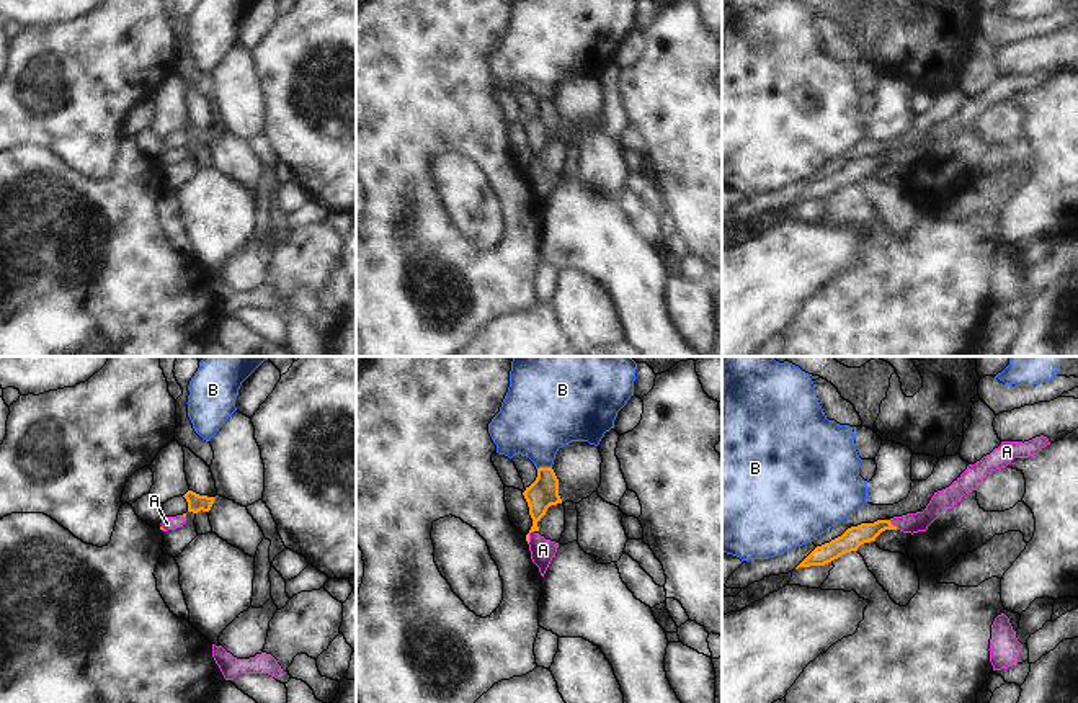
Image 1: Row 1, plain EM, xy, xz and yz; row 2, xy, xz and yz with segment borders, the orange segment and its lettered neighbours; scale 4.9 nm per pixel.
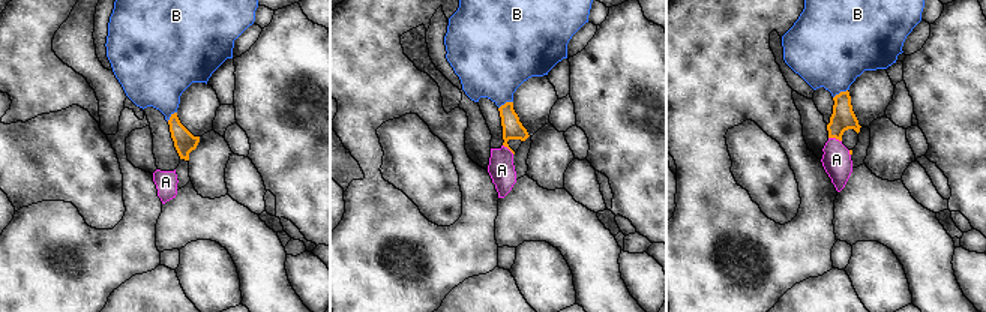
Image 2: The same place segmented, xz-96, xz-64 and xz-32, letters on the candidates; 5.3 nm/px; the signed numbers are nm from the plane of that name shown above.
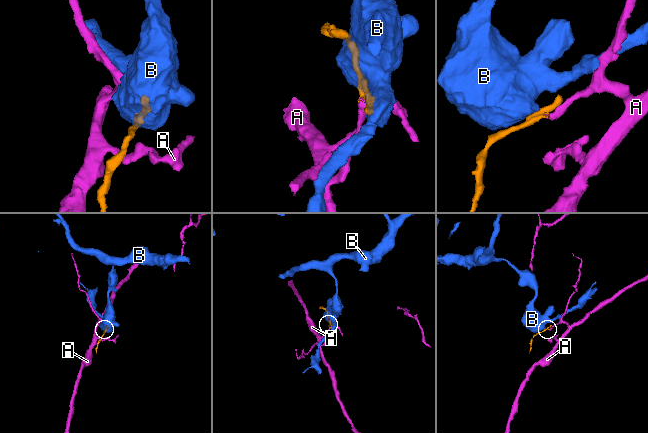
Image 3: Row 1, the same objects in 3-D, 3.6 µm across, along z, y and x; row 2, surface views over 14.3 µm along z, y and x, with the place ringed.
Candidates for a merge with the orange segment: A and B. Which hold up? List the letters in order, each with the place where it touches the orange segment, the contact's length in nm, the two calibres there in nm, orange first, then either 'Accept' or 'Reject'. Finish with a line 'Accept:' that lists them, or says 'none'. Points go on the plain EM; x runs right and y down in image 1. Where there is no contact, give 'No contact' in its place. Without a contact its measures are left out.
A: Touches orange at xz (528, 170). Shared border 80 nm. Thickness 150 nm (orange) against 120 nm. Accept
B: Touches orange at xz (544, 102). Shared border 70 nm. Thickness 150 nm (orange) against 360 nm. Reject
Accept: A

